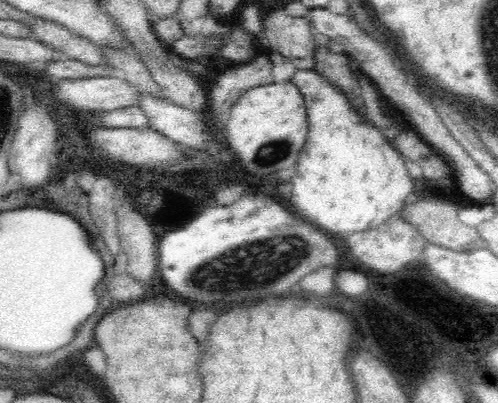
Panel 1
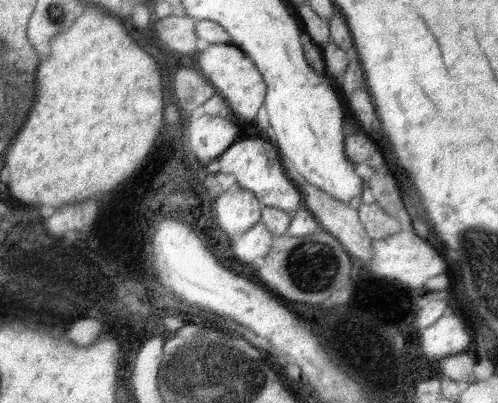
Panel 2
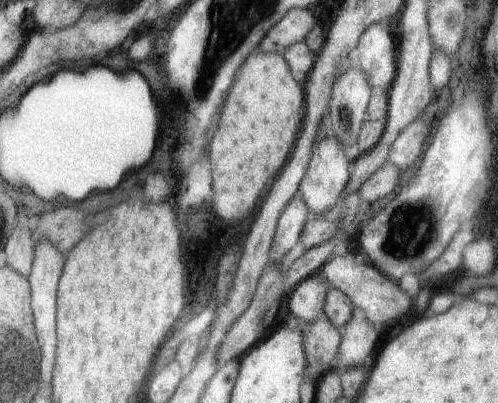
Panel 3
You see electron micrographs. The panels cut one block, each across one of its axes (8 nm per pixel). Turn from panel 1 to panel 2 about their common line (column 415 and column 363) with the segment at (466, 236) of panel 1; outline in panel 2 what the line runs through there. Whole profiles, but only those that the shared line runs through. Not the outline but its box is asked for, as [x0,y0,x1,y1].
[357,204,401,240]

